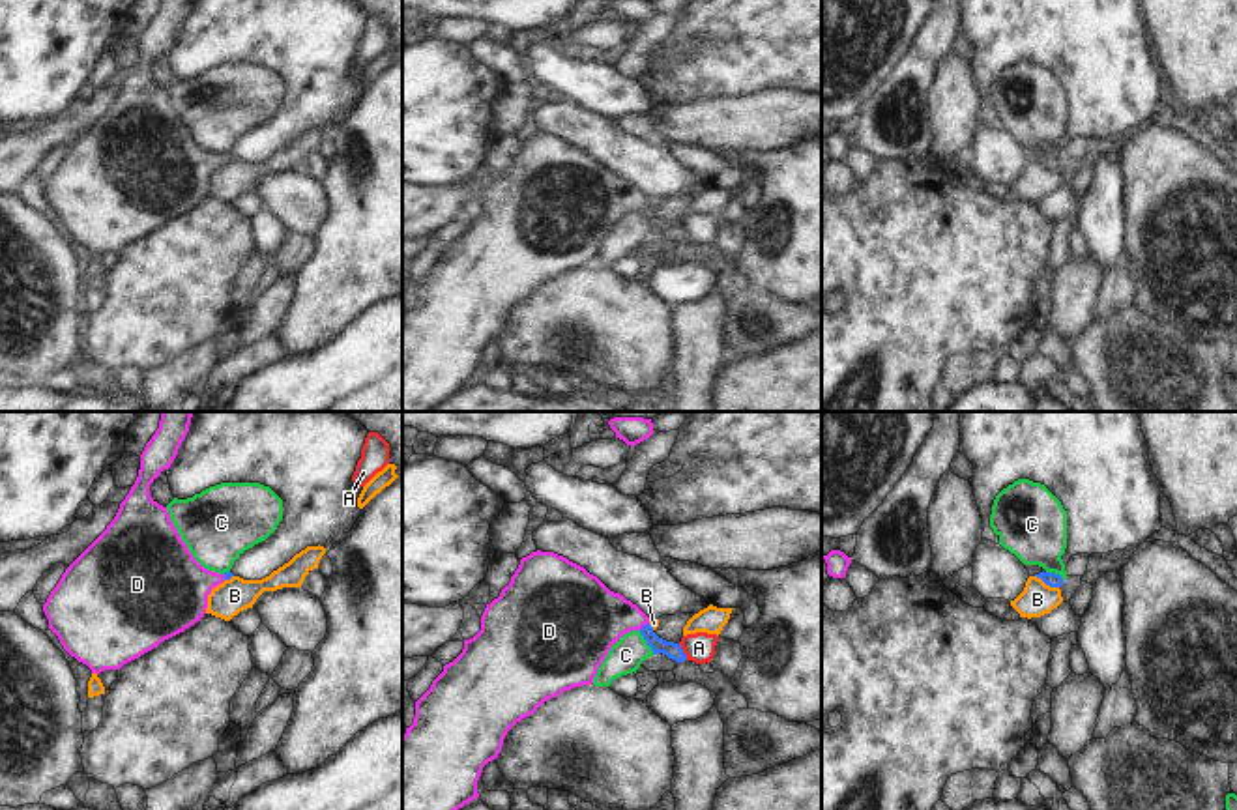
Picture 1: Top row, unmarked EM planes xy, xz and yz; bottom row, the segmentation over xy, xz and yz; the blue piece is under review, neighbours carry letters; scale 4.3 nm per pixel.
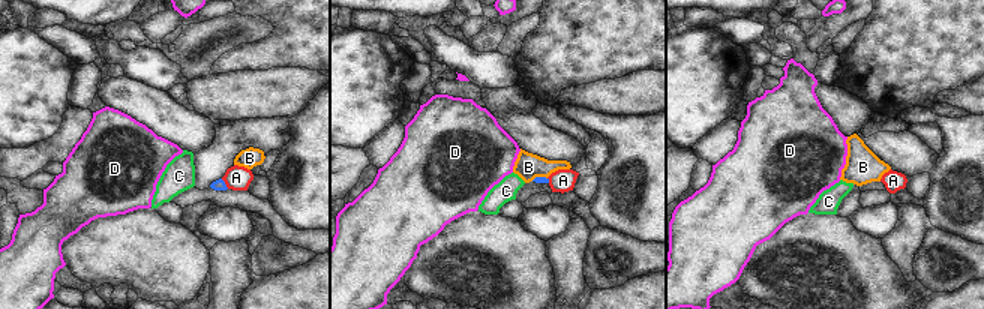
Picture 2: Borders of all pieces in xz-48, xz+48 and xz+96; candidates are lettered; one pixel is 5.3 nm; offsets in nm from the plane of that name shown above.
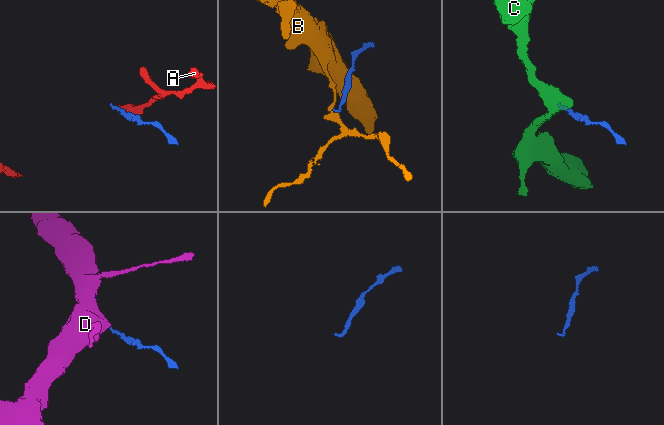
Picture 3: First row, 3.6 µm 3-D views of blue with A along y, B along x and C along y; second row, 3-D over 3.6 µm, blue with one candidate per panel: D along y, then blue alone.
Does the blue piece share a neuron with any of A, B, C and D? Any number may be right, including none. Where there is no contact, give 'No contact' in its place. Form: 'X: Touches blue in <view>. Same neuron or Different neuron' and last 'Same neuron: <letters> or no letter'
A: Touches blue in xz. Different neuron
B: Touches blue in yz. Different neuron
C: Touches blue in xz. Different neuron
D: Touches blue in xz. Same neuron
Same neuron: D.

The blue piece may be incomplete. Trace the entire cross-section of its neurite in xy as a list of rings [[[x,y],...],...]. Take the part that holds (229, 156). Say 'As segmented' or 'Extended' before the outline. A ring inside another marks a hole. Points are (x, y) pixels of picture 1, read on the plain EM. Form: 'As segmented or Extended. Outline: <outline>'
Extended. Outline: [[[161,0],[140,36],[140,51],[114,101],[65,150],[43,193],[64,230],[92,254],[120,251],[161,223],[183,213],[206,195],[208,176],[230,161],[204,150],[174,108],[167,88],[150,77],[150,65],[174,43],[191,0]]]

